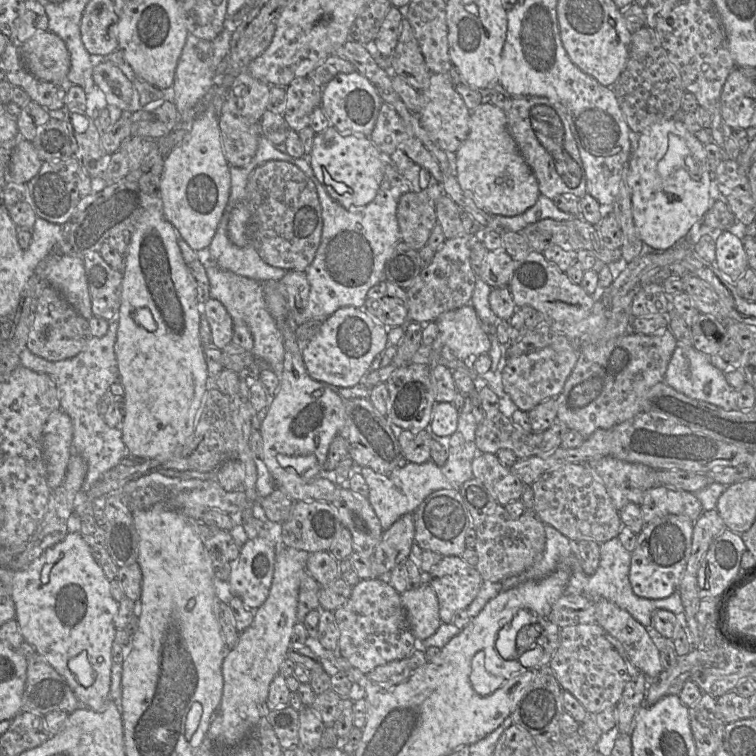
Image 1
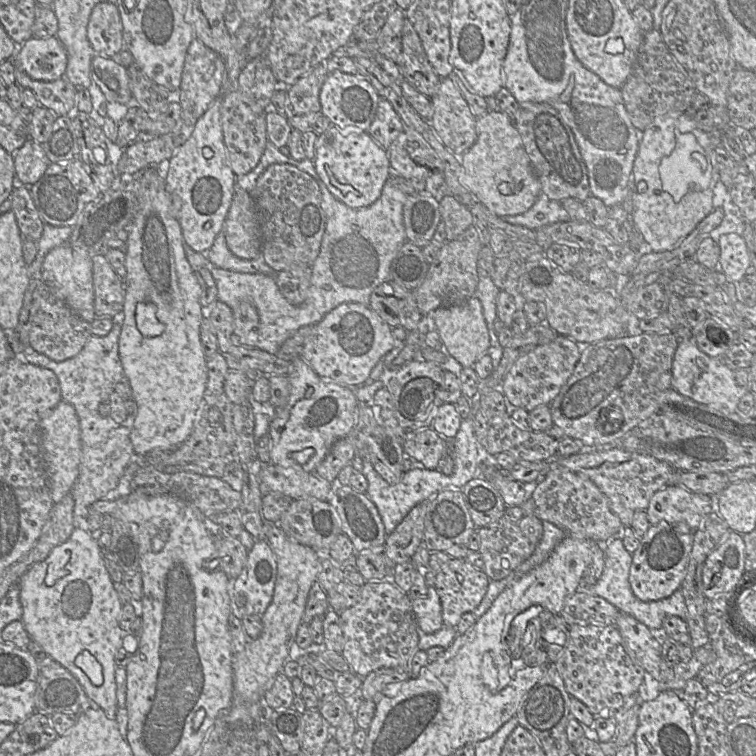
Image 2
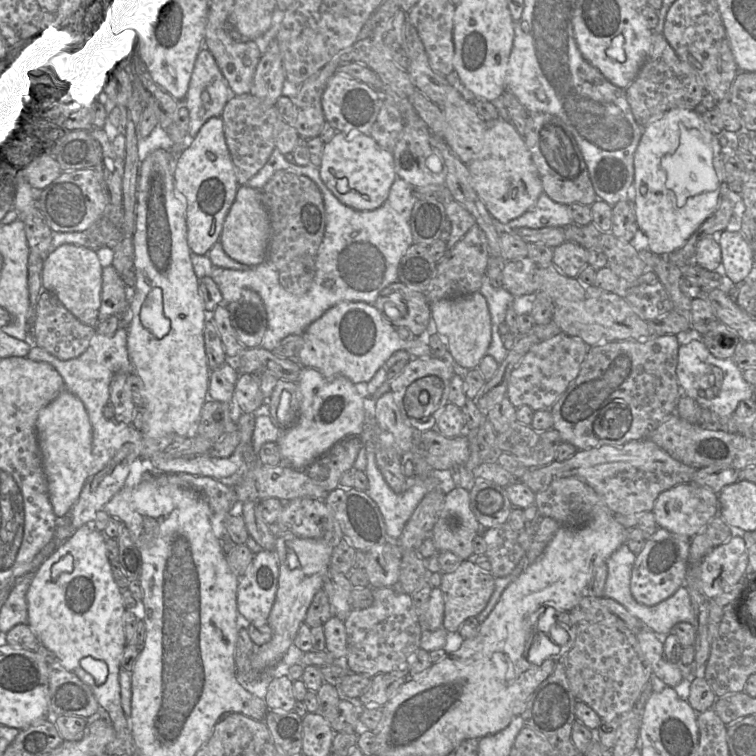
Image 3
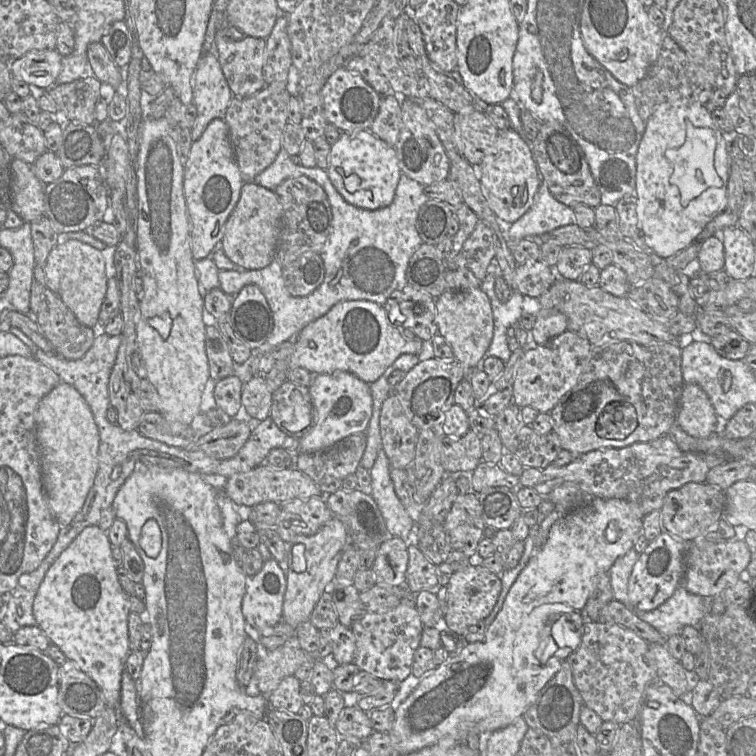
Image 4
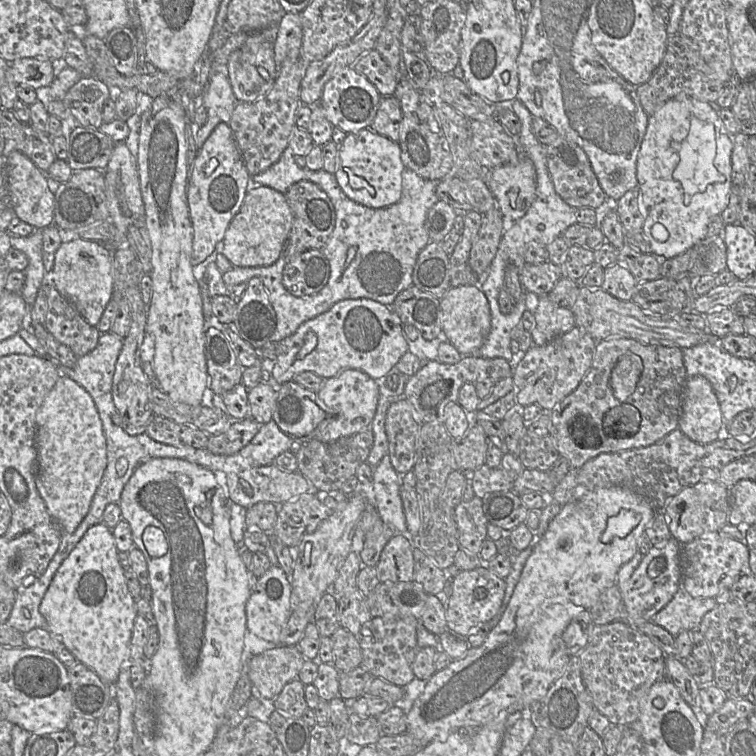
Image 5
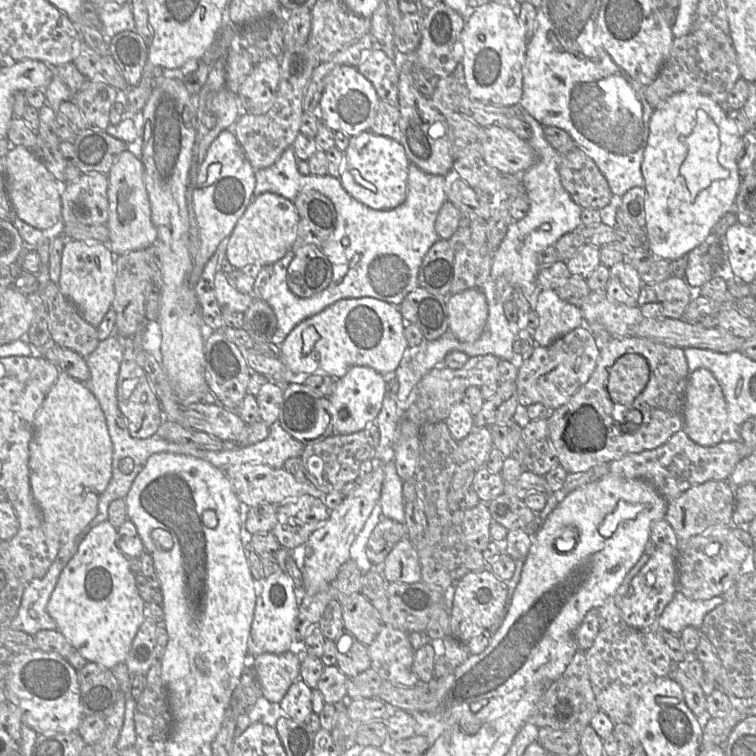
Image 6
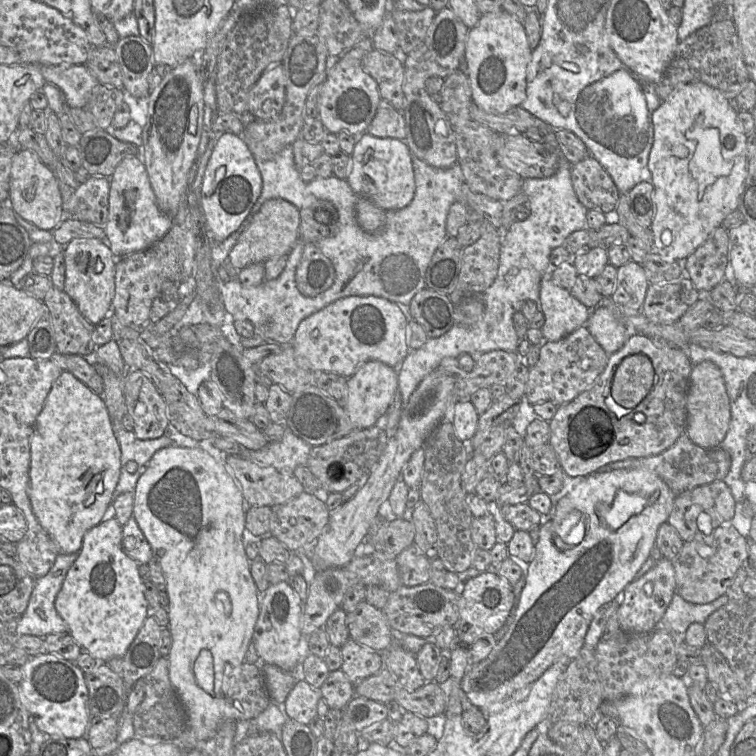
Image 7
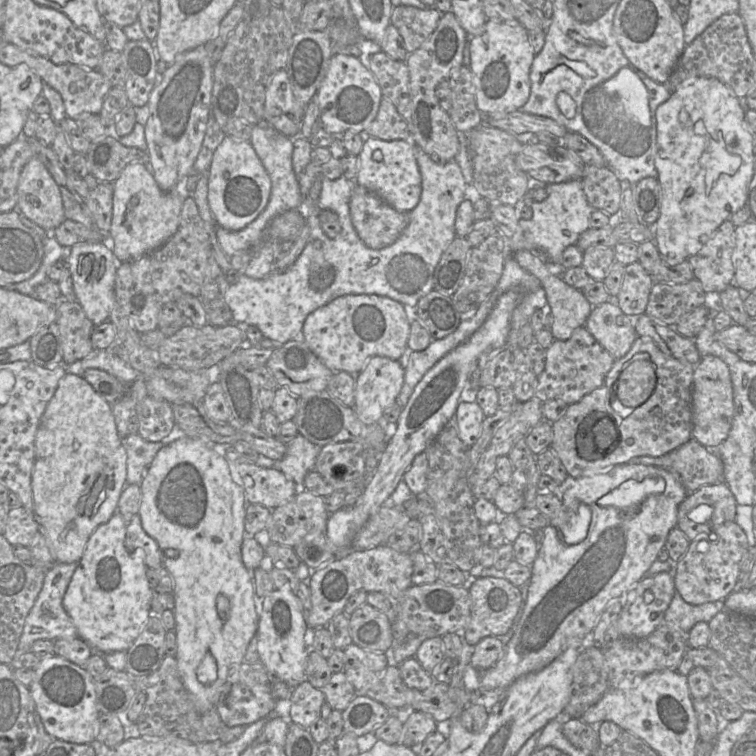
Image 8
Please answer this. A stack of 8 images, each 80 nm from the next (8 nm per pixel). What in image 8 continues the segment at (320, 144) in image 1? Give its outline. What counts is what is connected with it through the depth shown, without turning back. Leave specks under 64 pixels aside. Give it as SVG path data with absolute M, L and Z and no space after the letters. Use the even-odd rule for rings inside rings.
M366 137L360 154L358 155L358 173L355 184L365 187L400 212L408 213L420 201L422 192L422 178L413 150L414 142L406 140L385 141L374 137ZM379 150L382 155L380 161L372 159L372 153Z

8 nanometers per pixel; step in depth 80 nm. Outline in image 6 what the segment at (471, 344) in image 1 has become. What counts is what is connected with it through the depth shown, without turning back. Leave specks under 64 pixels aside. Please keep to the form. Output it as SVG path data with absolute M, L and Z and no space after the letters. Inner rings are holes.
M467 289L447 296L449 331L462 342L473 342L482 335L488 319L488 303L481 289Z

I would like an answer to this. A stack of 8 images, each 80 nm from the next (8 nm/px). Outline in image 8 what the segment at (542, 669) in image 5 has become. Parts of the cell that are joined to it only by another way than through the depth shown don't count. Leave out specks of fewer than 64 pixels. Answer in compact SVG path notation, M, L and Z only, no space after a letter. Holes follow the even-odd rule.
M625 463L625 464L615 465L614 467L603 468L601 470L596 471L595 474L586 475L586 476L583 476L583 477L580 477L580 478L577 478L577 479L572 479L572 478L569 477L569 482L565 487L563 487L563 489L560 493L560 498L561 498L561 501L562 501L562 504L564 505L564 507L566 509L568 509L569 511L572 511L572 512L573 511L576 512L578 506L581 503L584 503L587 506L589 506L589 508L591 509L591 522L590 522L590 525L589 525L587 536L582 542L580 542L578 544L568 545L559 537L559 531L556 527L552 526L549 523L545 528L543 528L544 538L542 540L542 543L538 546L537 556L536 556L534 562L531 565L531 577L528 580L527 598L526 598L525 602L522 604L522 595L521 595L521 609L518 613L517 622L513 626L512 637L510 638L508 643L504 646L504 651L503 651L502 656L500 657L500 659L488 670L479 672L479 692L475 692L475 694L491 694L492 696L500 696L517 679L519 679L520 677L522 677L526 674L541 670L542 668L544 668L548 664L550 664L559 655L561 655L563 652L565 652L567 649L569 649L569 648L581 649L583 646L597 646L596 643L594 643L591 640L591 632L593 631L593 629L597 625L600 616L602 615L606 606L612 600L619 598L623 593L627 593L627 591L630 588L632 588L636 583L638 583L644 577L644 574L647 572L647 570L650 568L650 566L653 564L653 562L658 559L658 553L664 547L667 536L668 536L670 530L673 529L674 527L677 527L678 508L679 508L679 505L684 501L684 499L687 497L688 494L689 493L685 489L685 487L681 484L681 482L678 480L678 478L675 476L675 474L670 469L667 469L667 468L664 468L664 467L659 467L659 466L653 466L653 465Z

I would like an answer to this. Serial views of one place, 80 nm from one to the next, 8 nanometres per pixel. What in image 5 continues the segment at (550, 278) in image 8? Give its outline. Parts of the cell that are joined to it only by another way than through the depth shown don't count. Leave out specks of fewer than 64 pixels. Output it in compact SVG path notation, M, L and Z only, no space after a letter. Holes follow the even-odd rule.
M547 294L538 295L539 304L534 312L535 325L531 331L533 345L543 346L576 326L570 308L551 301Z

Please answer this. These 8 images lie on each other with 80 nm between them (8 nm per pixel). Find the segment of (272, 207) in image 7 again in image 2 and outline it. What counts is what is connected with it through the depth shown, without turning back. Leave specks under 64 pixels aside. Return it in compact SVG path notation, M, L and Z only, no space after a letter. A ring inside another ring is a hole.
M236 186L223 223L229 250L242 259L261 257L257 209L251 195Z

